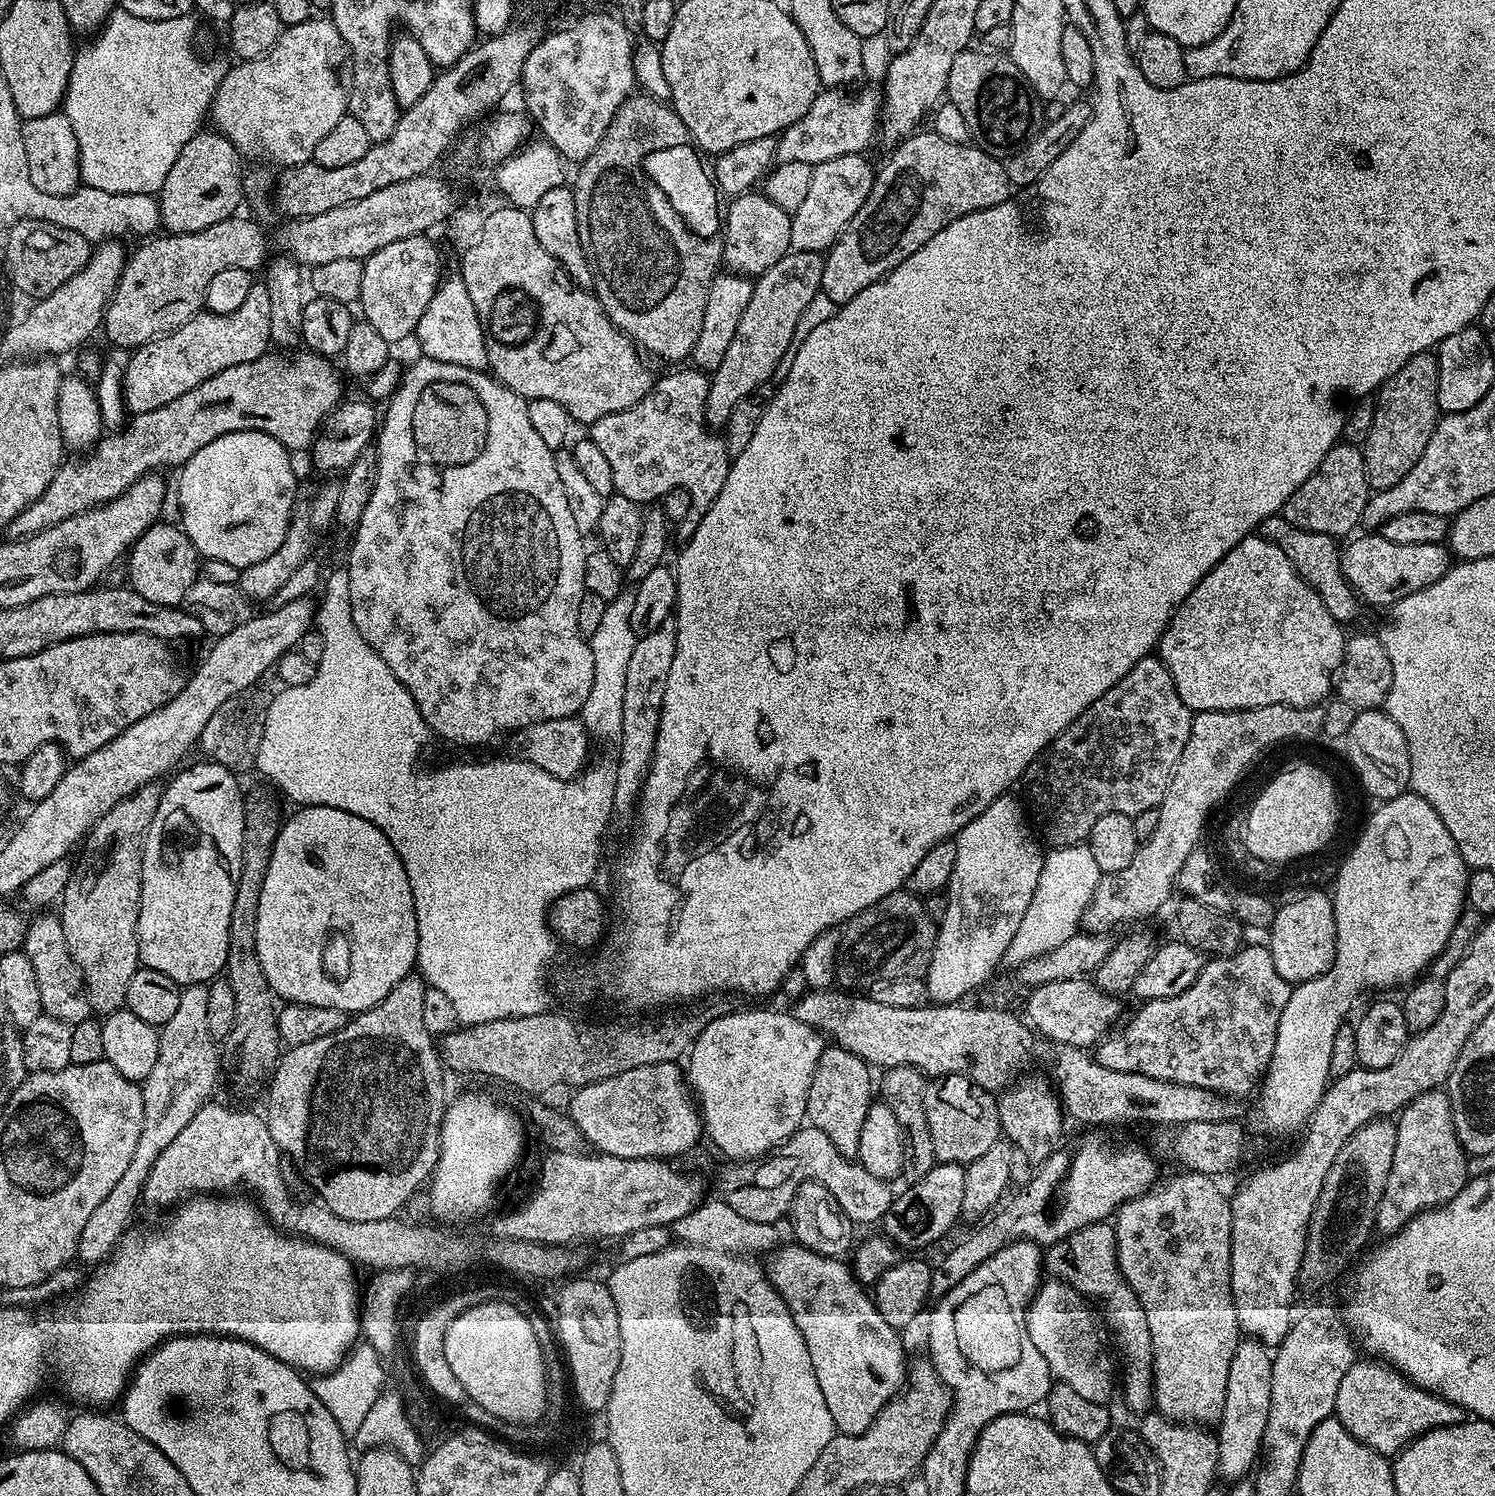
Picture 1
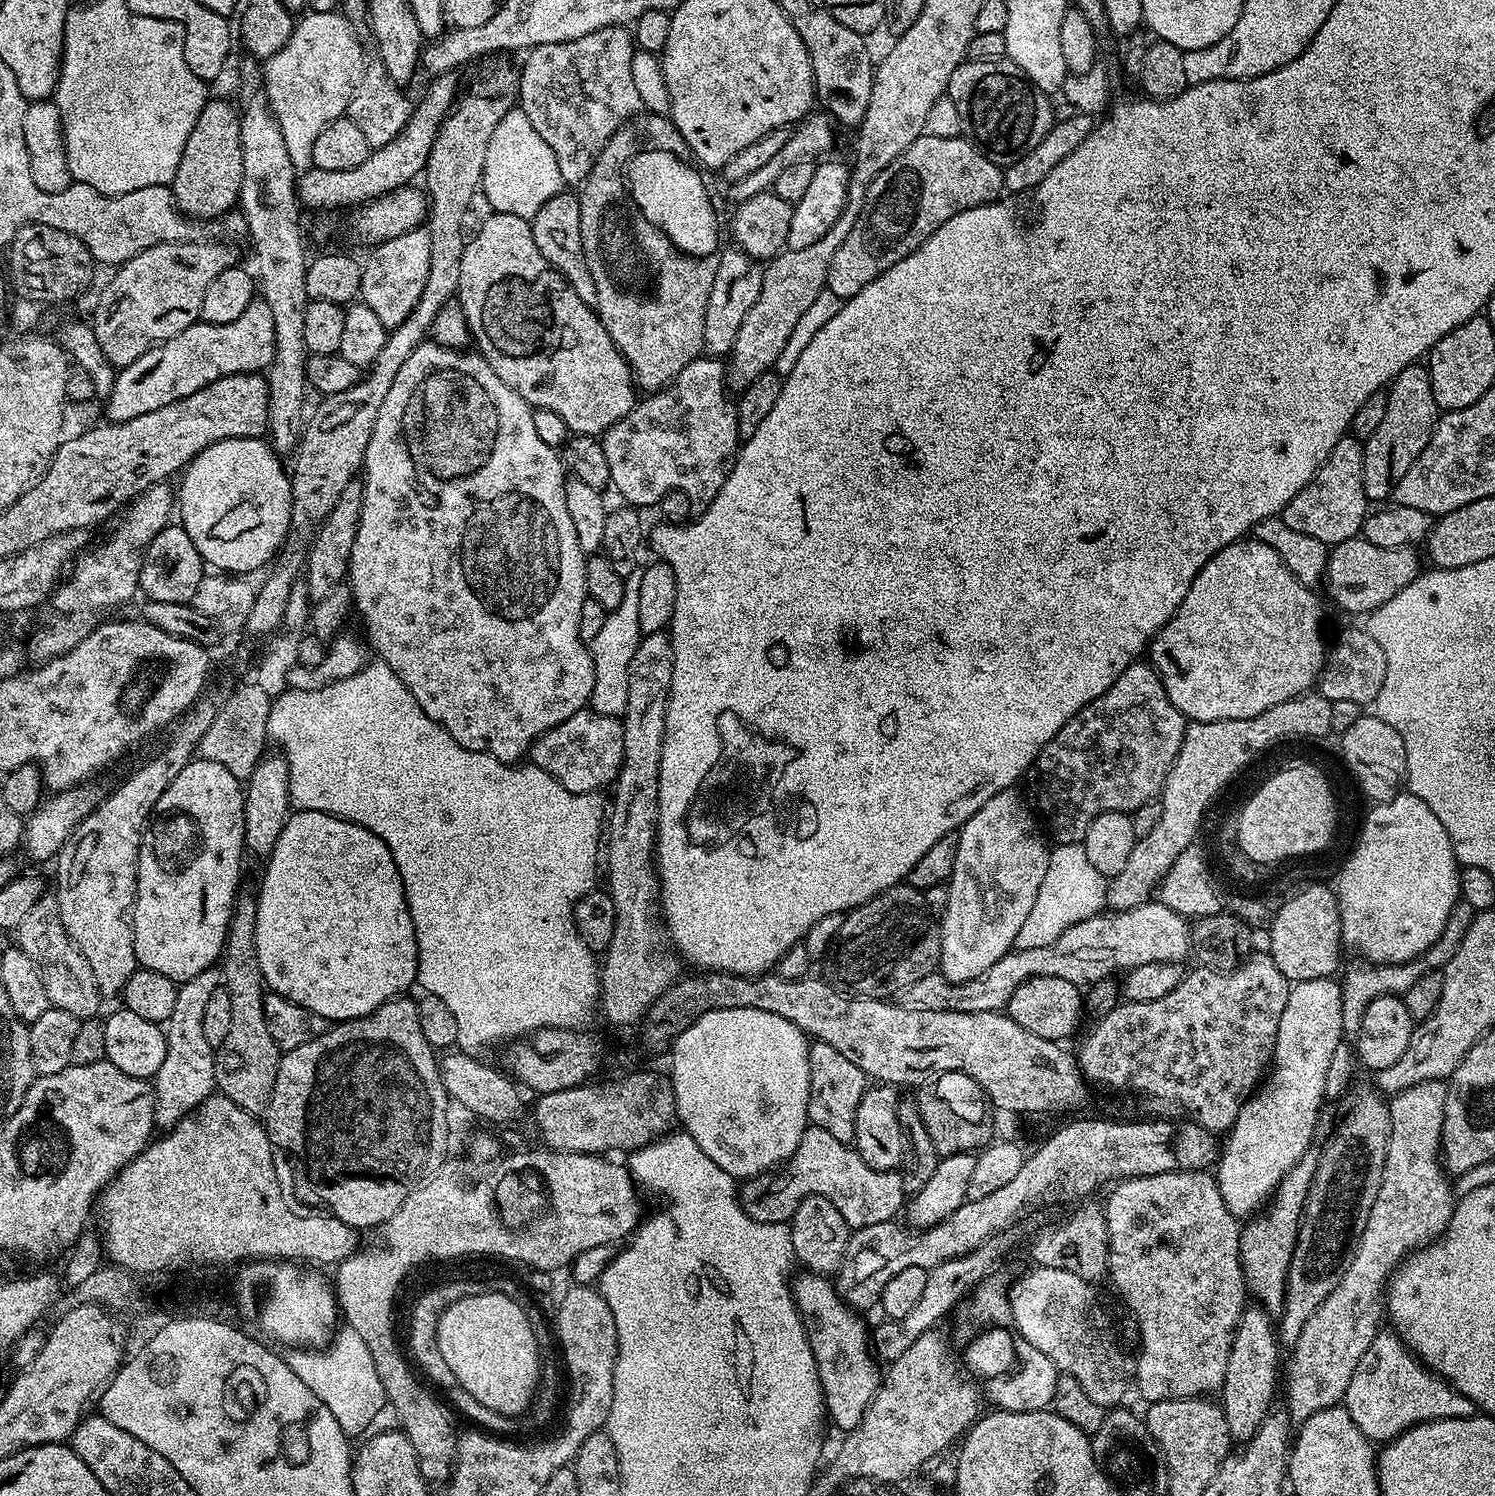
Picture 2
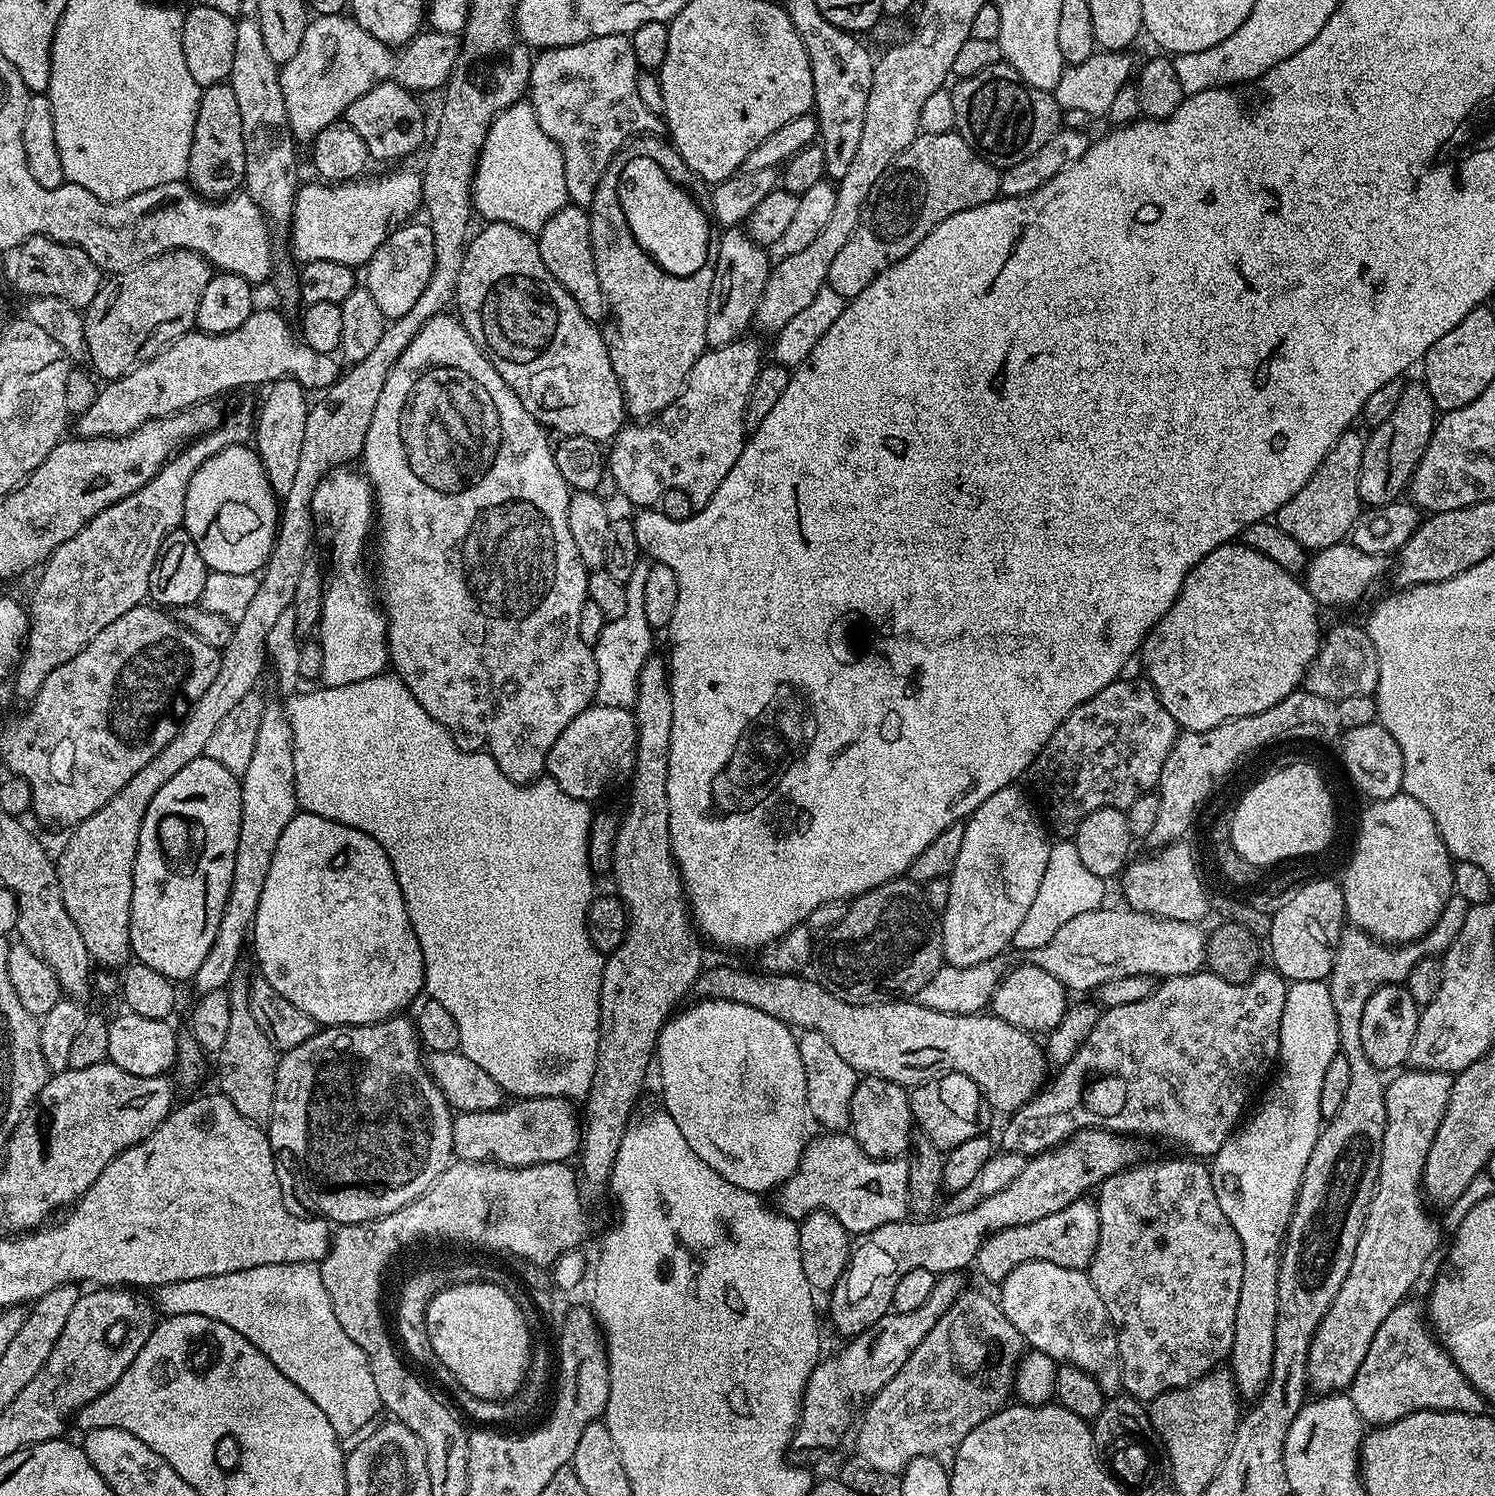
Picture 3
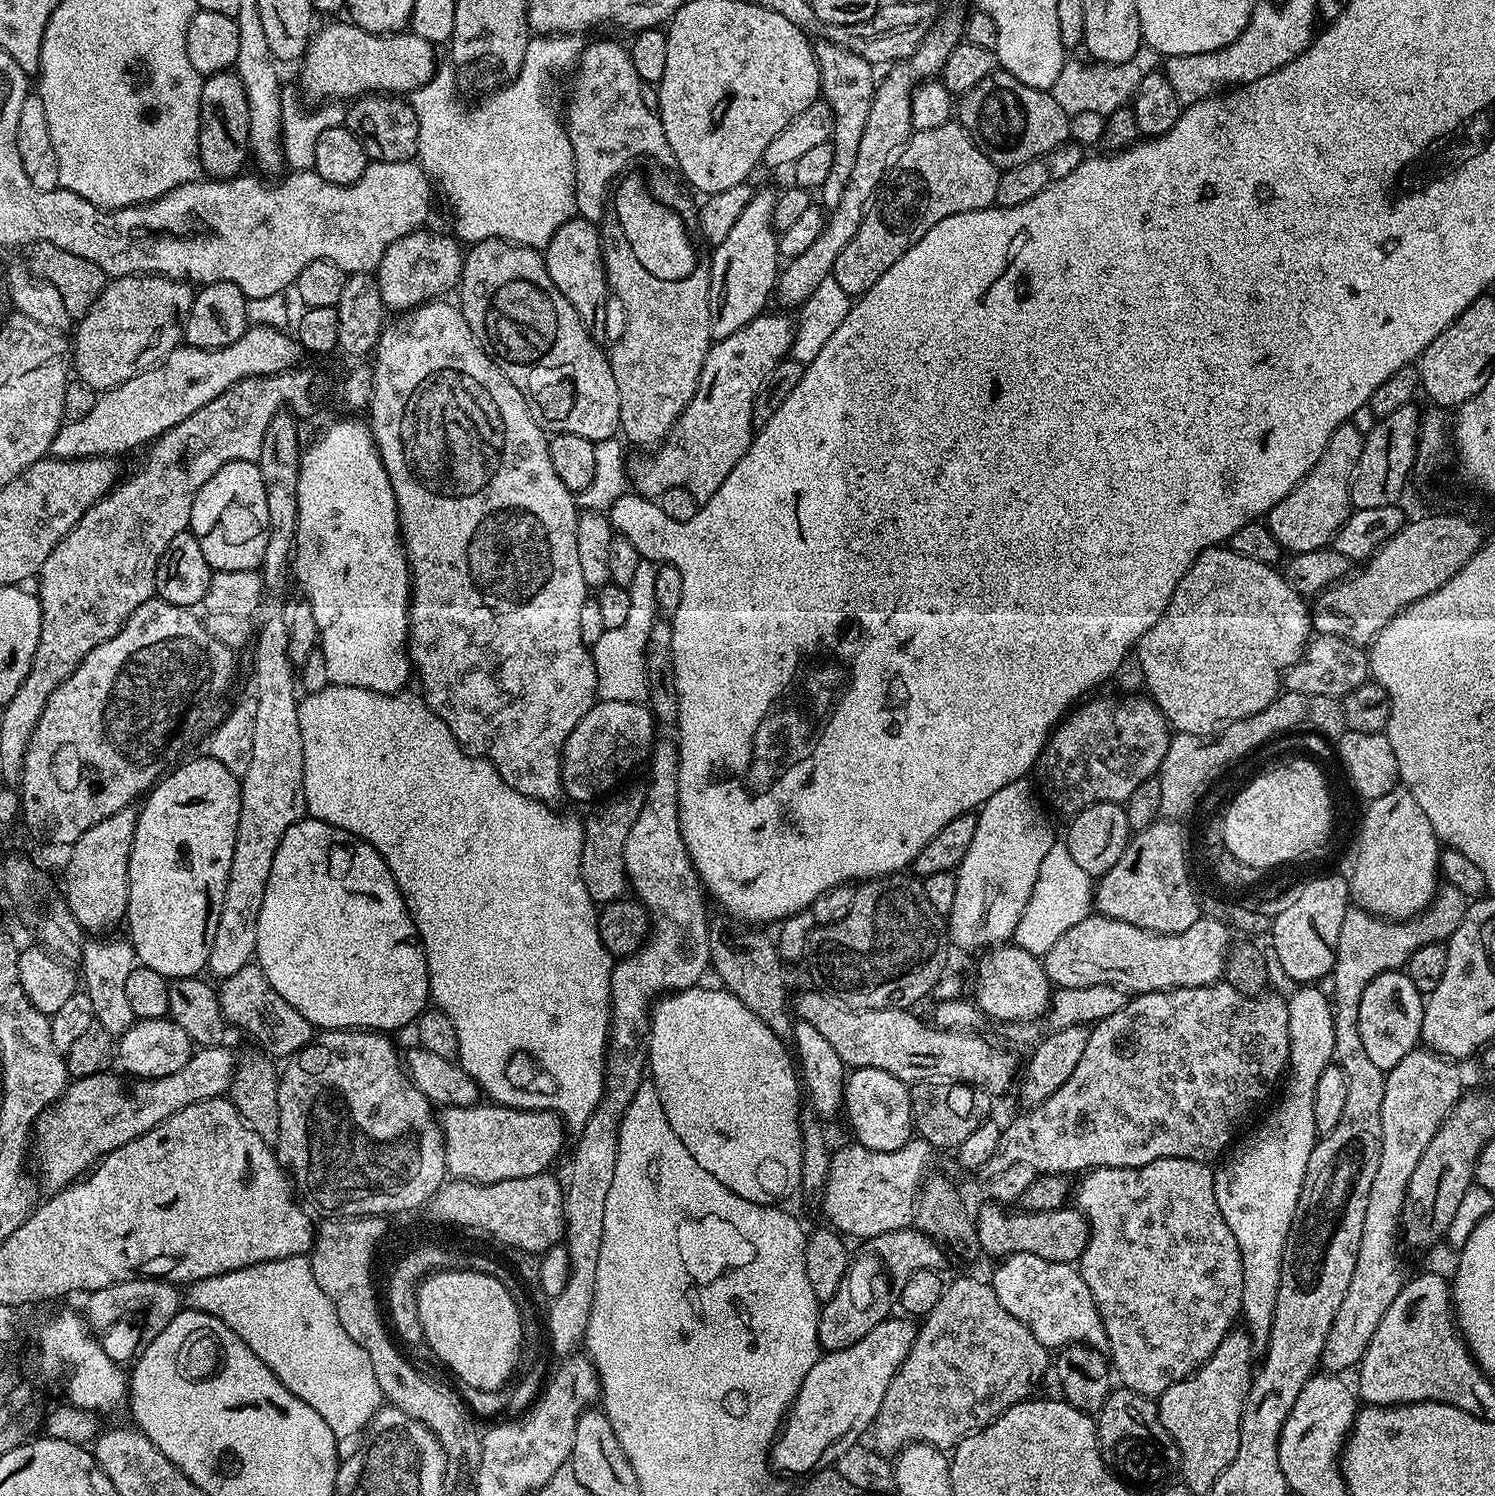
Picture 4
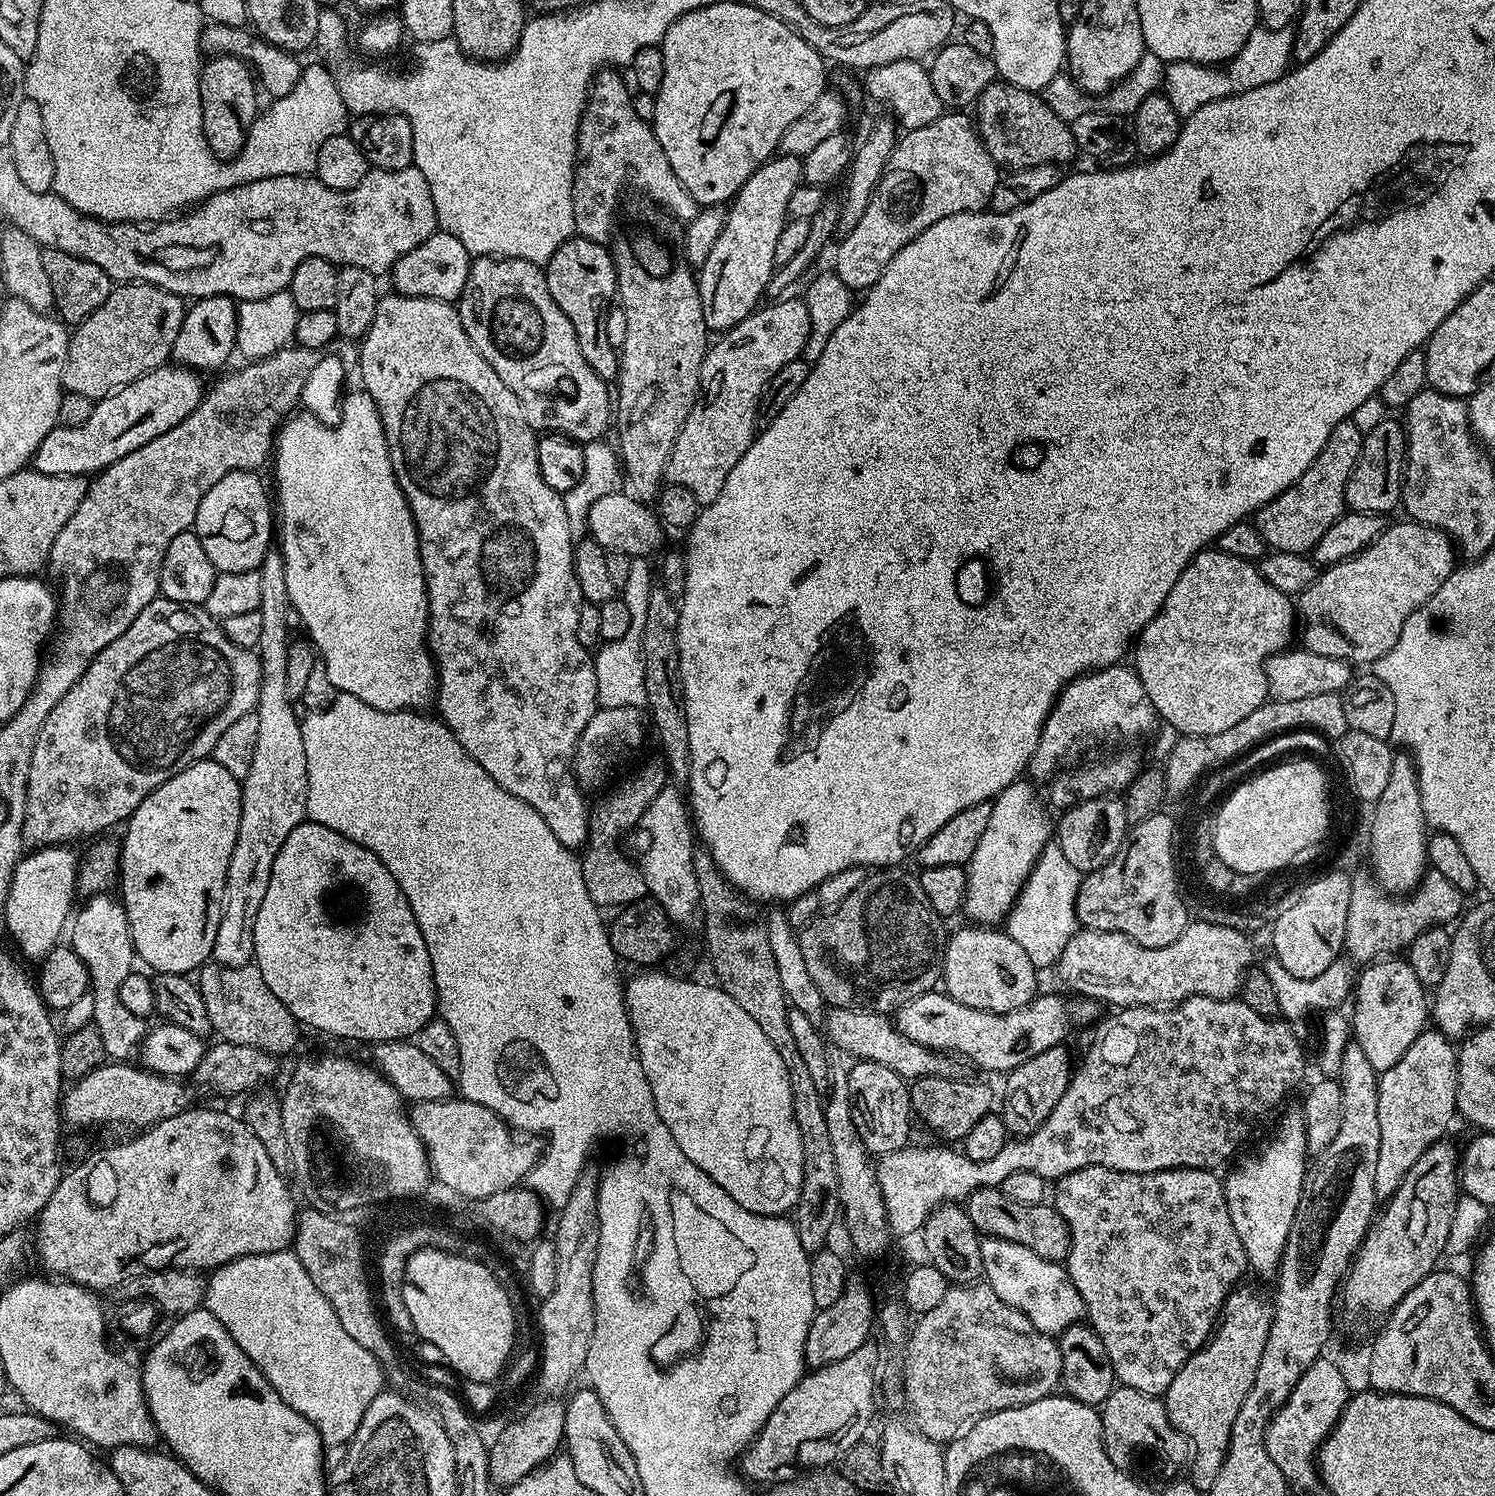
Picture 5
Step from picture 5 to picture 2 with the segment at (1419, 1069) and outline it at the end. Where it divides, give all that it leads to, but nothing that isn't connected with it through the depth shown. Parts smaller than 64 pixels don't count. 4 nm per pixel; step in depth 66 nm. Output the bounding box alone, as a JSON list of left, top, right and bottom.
[1282,1080,1454,1421]

